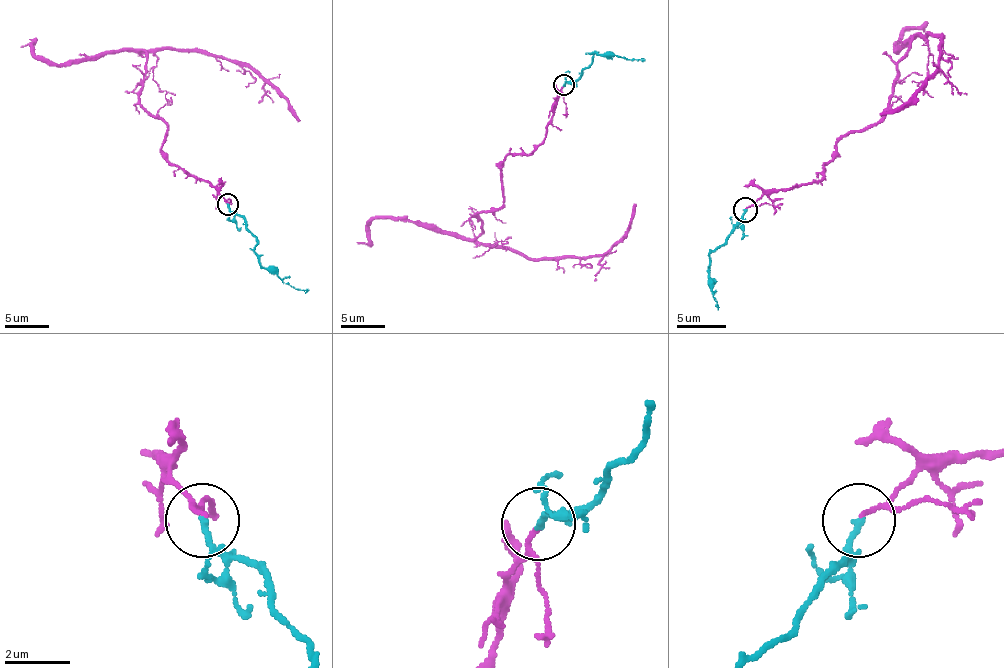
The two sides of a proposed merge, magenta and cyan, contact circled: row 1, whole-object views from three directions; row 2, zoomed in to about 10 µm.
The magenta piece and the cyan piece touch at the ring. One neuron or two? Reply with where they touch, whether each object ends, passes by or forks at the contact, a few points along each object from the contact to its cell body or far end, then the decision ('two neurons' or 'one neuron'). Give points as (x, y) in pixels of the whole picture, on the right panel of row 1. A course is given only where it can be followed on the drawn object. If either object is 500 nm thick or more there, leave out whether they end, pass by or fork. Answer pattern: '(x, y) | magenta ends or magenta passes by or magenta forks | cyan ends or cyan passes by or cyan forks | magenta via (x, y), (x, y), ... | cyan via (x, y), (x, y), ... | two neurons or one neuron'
(745, 209) | magenta passes by | cyan ends | magenta via (744, 208), (824, 175), (843, 136), (880, 121), (908, 47), (920, 34), (942, 37), (937, 69), (880, 116) | cyan via (744, 210), (742, 220), (710, 254), (710, 274), (717, 306) | two neurons

